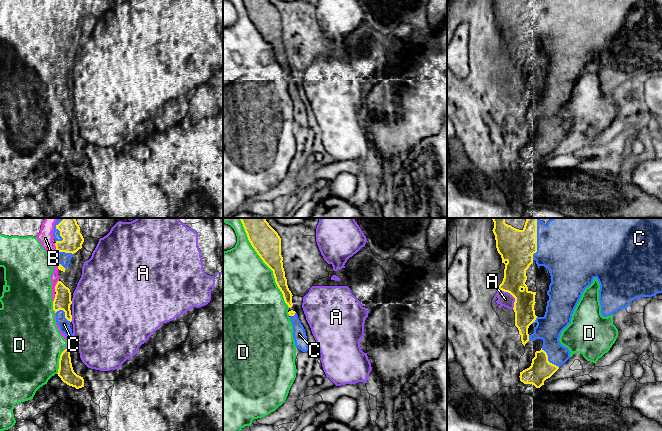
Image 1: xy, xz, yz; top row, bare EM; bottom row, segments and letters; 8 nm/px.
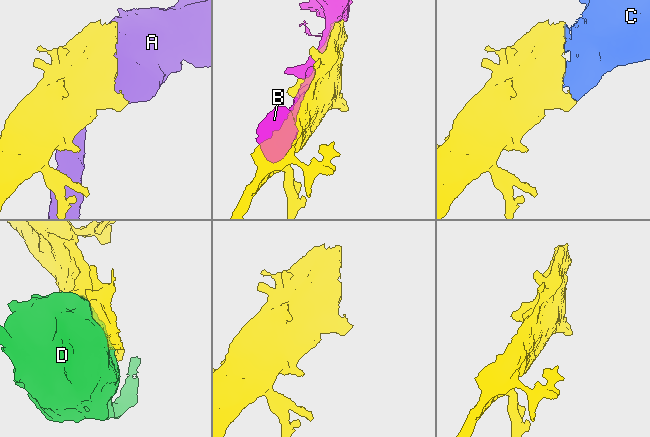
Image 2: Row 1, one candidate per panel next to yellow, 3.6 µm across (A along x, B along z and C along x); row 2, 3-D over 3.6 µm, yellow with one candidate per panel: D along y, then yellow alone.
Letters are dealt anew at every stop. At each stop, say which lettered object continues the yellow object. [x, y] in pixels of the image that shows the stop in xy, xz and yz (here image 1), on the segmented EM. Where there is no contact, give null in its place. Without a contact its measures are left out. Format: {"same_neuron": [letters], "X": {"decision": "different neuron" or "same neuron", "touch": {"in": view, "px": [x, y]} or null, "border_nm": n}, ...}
{"same_neuron": ["C"], "A": {"decision": "different neuron", "touch": {"in": "yz", "px": [511, 294]}, "border_nm": 200}, "B": {"decision": "different neuron", "touch": {"in": "xy", "px": [55, 286]}, "border_nm": 100}, "C": {"decision": "same neuron", "touch": {"in": "yz", "px": [536, 239]}, "border_nm": 340}, "D": {"decision": "different neuron", "touch": {"in": "xz", "px": [264, 262]}, "border_nm": 800}}

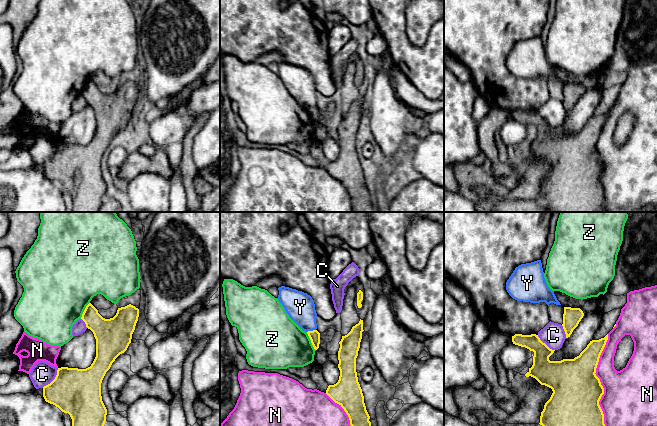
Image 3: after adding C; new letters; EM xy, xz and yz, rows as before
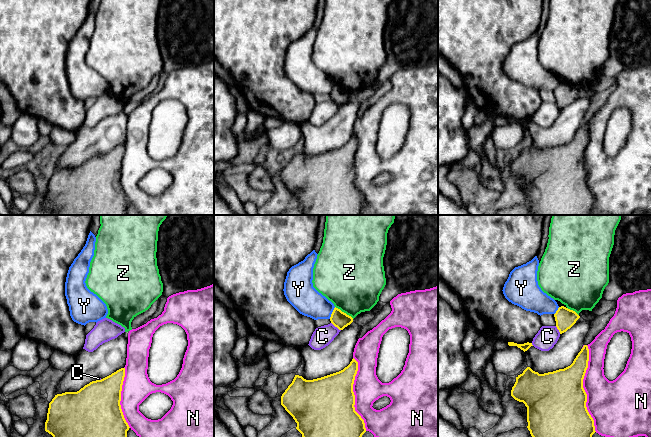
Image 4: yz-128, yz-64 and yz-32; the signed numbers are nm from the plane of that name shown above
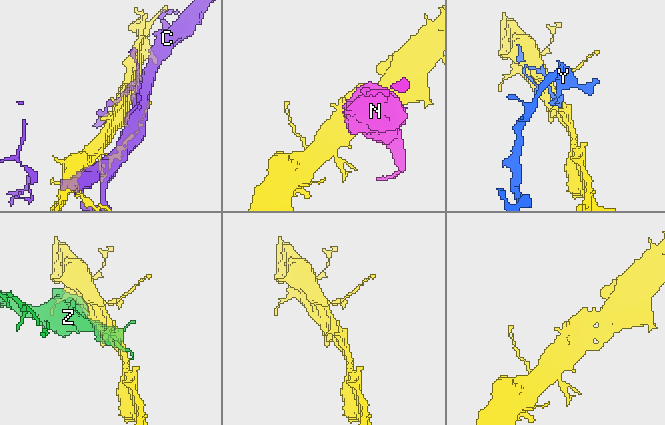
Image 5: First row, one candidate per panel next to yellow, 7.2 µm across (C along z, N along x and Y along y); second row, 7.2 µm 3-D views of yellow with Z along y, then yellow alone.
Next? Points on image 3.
{"same_neuron": [], "C": {"decision": "different neuron", "touch": {"in": "xy", "px": [54, 379]}, "border_nm": 200}, "N": {"decision": "different neuron", "touch": {"in": "yz", "px": [599, 380]}, "border_nm": 750}, "Y": {"decision": "different neuron", "touch": {"in": "xz", "px": [311, 331]}, "border_nm": 80}, "Z": {"decision": "different neuron", "touch": {"in": "xz", "px": [311, 341]}, "border_nm": 170}}

